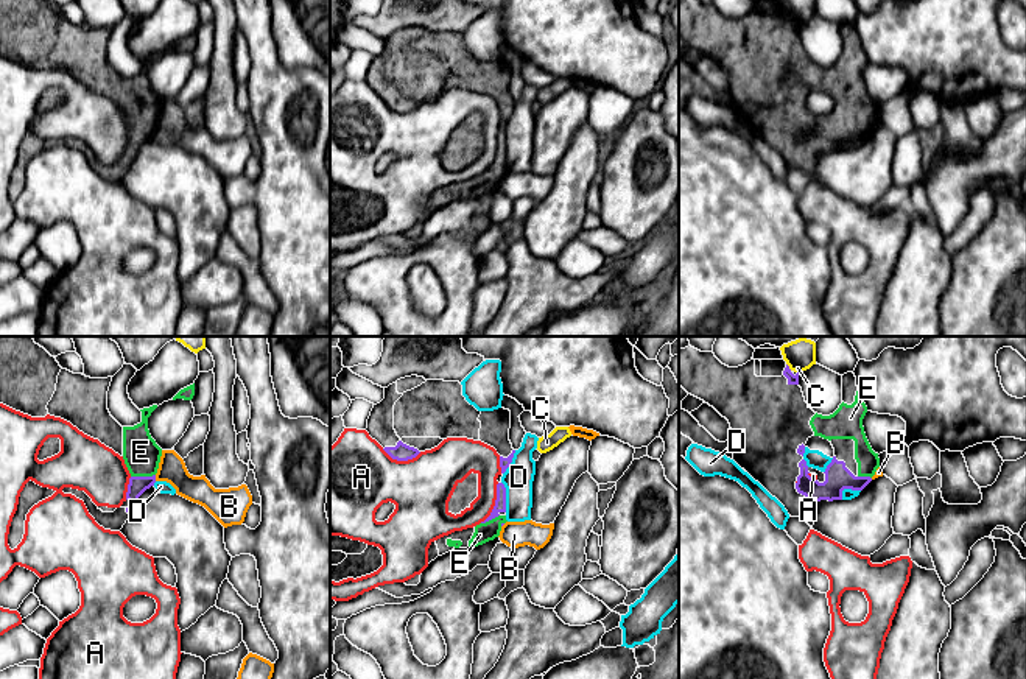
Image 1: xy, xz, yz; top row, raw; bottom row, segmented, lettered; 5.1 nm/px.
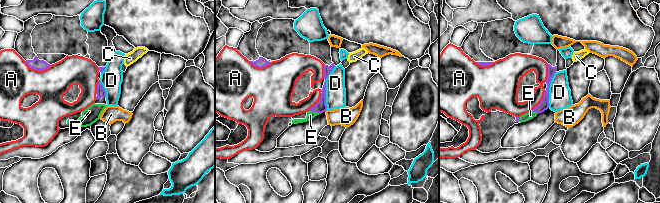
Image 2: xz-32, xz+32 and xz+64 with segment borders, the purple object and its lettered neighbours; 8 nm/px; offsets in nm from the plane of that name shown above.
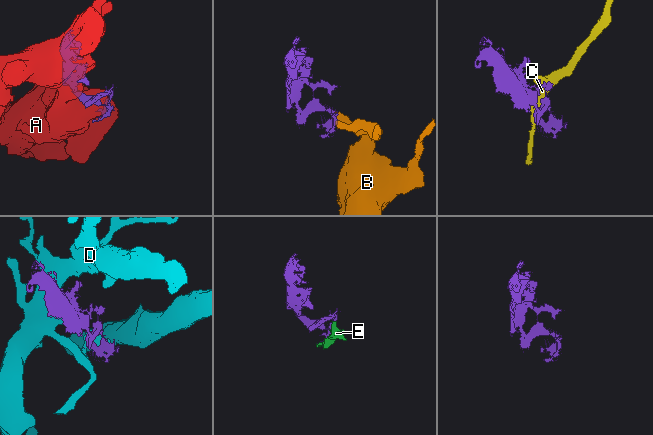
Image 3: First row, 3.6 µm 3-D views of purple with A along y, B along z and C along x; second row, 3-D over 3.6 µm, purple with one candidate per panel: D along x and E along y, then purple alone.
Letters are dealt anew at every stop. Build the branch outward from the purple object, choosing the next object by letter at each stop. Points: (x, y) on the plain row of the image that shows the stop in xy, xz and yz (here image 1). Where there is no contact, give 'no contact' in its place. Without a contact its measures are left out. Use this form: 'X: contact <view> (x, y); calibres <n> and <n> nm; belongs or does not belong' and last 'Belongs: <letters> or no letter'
A: contact xz (495, 154); calibres 60 and 160 nm; does not belong
B: contact xy (154, 130); calibres 100 and 140 nm; does not belong
C: contact yz (788, 17); calibres 50 and 120 nm; does not belong
D: contact xz (505, 148); calibres 60 and 150 nm; does not belong
E: contact xy (142, 128); calibres 100 and 190 nm; belongs
Belongs: E

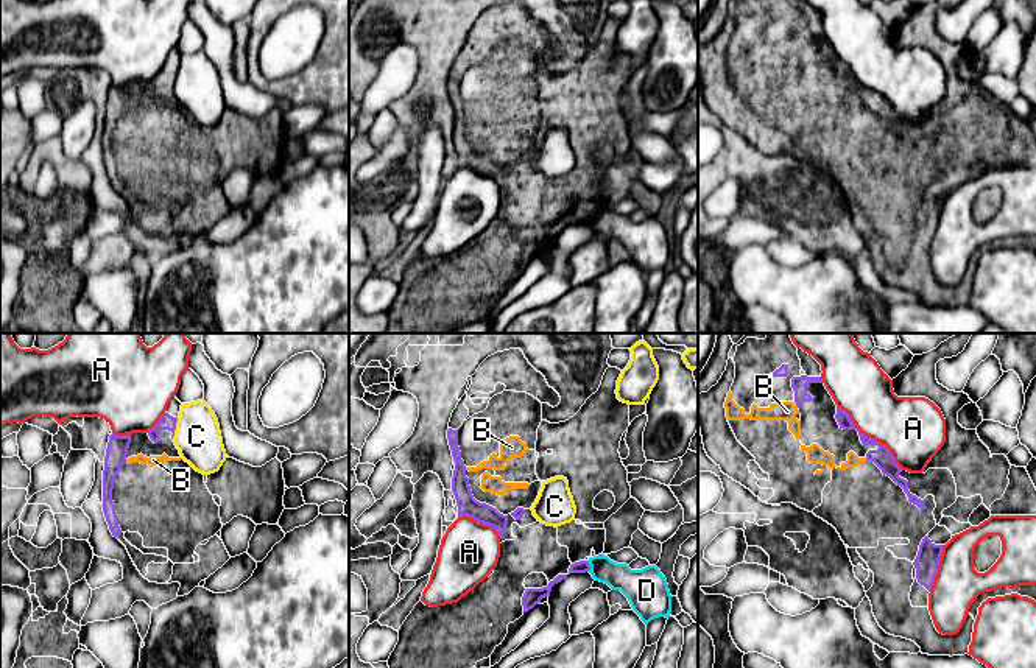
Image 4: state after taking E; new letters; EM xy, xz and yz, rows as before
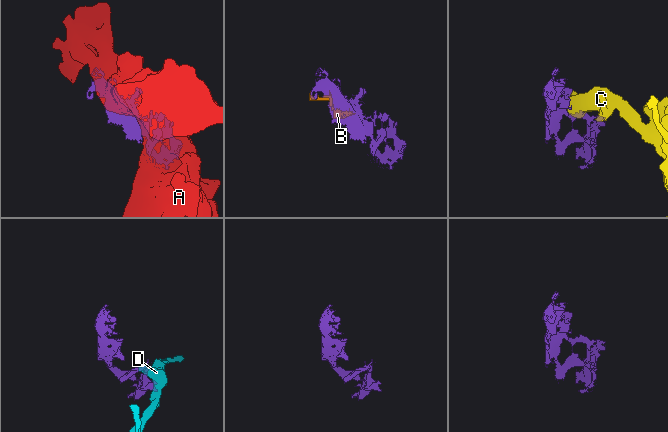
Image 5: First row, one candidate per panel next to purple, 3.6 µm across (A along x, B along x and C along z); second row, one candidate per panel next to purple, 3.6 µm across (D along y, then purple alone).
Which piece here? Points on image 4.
A: contact yz (870, 89); calibres 100 and 340 nm; does not belong
B: no contact; belongs
C: contact xy (175, 80); calibres 80 and 240 nm; does not belong
D: contact xz (589, 217); calibres 60 and 150 nm; does not belong
Belongs: B

